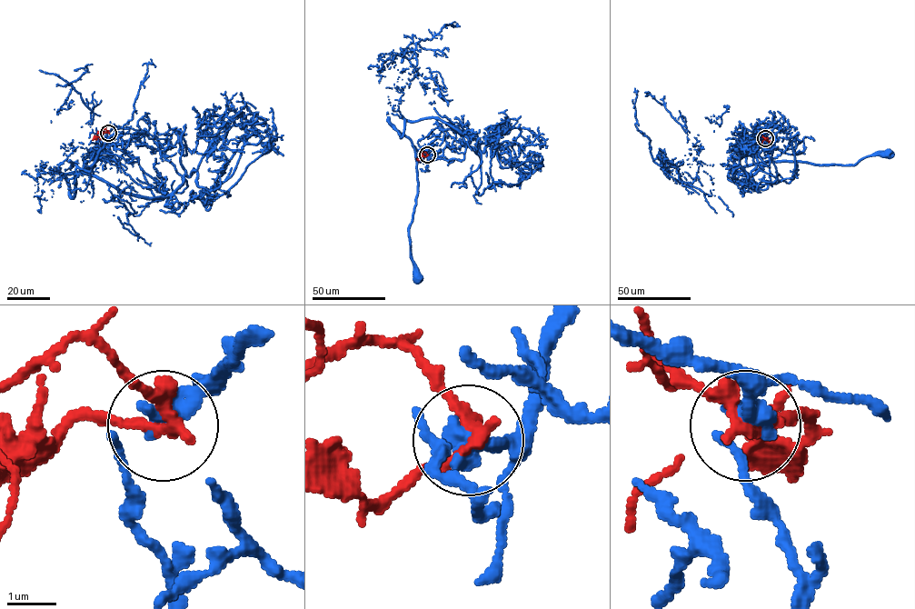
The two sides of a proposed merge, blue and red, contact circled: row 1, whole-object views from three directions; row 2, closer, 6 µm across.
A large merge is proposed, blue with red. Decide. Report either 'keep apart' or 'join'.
keep apart

